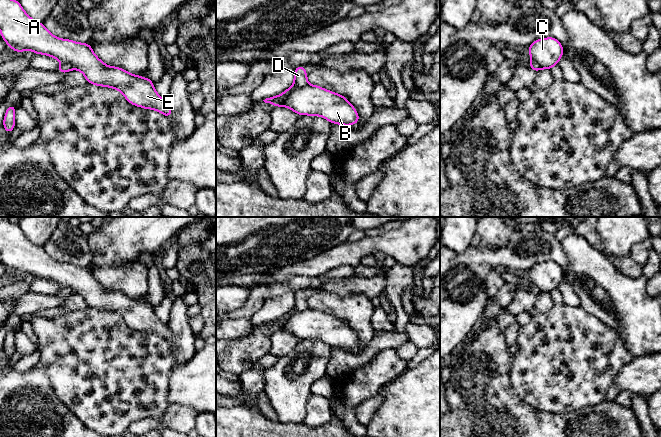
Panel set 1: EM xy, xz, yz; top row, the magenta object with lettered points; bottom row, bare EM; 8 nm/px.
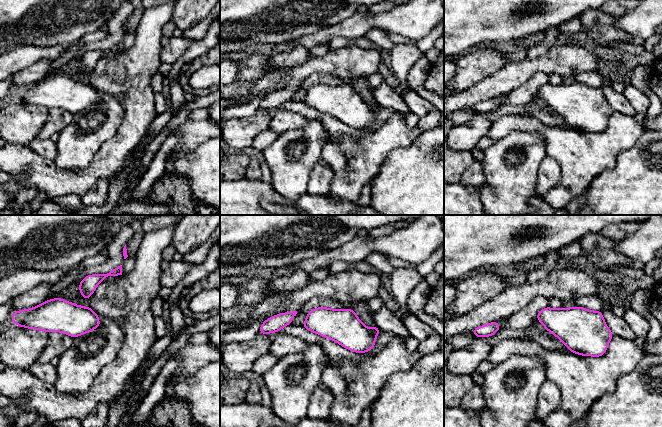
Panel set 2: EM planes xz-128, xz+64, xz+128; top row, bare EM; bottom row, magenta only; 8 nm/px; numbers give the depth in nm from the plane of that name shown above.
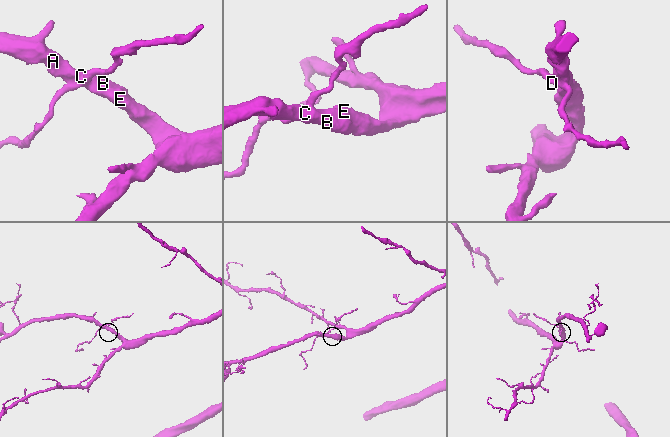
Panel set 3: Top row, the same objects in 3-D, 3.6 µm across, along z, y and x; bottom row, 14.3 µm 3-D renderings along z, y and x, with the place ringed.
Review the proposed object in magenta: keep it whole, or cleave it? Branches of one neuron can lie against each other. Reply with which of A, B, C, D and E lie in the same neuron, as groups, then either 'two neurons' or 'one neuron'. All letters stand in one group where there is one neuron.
groups A B C D E; one neuron

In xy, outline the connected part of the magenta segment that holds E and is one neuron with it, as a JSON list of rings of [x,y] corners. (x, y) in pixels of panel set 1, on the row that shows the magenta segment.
[[[0,0],[0,32],[1,38],[5,40],[8,47],[16,52],[31,50],[35,54],[51,56],[62,63],[56,70],[58,72],[67,73],[73,69],[79,70],[88,83],[119,90],[132,105],[156,110],[166,117],[172,115],[167,100],[159,96],[148,77],[130,74],[120,67],[107,66],[95,55],[90,44],[55,37],[43,23],[29,17],[18,0]]]

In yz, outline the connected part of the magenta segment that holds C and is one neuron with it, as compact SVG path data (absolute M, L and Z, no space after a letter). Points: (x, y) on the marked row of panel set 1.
M553 37L535 40L528 48L532 60L529 68L535 71L558 65L564 52L561 42Z

